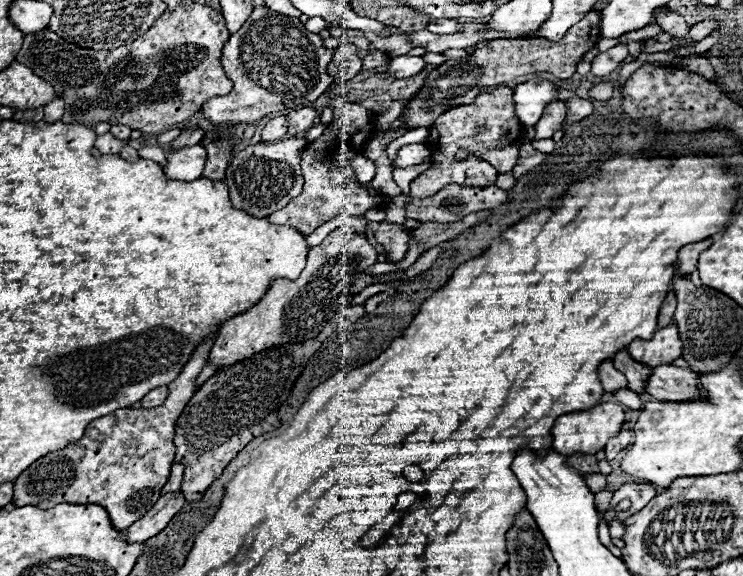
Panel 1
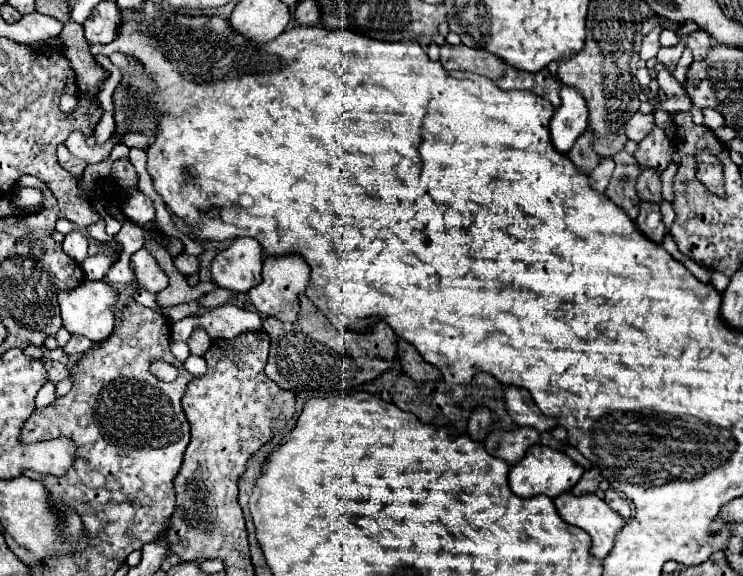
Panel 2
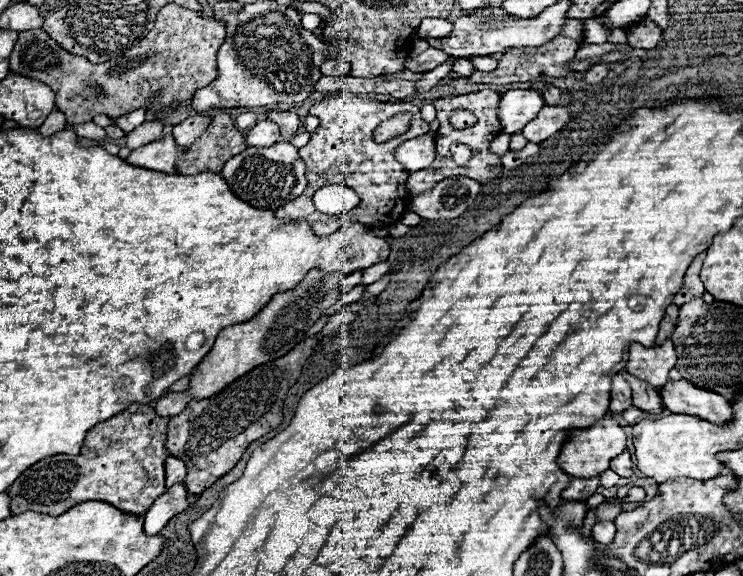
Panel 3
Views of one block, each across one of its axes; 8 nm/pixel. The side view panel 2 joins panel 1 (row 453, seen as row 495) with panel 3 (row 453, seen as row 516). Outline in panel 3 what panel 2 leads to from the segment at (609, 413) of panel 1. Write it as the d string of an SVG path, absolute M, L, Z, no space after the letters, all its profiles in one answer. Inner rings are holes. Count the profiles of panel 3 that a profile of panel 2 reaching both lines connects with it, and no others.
M602 418L592 428L572 430L572 434L570 434L568 442L564 444L556 462L560 464L560 468L566 474L570 474L574 478L594 478L594 476L600 476L602 472L606 472L610 468L610 460L620 456L624 450L626 450L626 434L624 434L622 426L616 420Z

